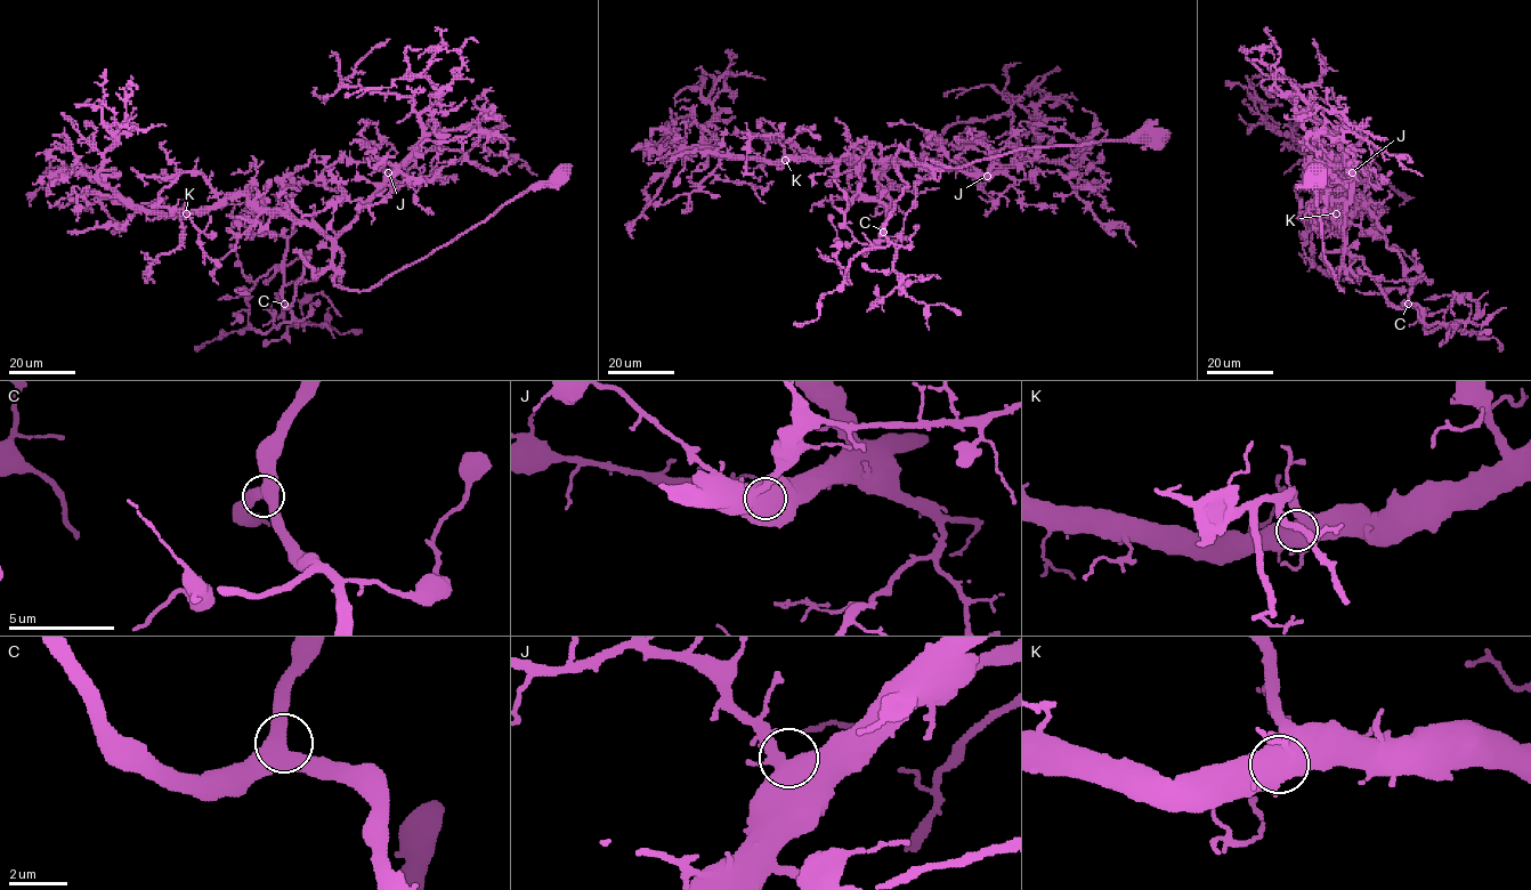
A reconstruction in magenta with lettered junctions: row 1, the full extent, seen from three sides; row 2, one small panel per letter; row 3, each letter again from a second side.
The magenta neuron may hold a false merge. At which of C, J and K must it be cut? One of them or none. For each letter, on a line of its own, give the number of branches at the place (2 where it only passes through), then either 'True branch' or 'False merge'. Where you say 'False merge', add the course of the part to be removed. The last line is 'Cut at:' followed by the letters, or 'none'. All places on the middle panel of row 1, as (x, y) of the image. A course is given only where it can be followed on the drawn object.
C: Branches: 3. True branch
J: Branches: 3. True branch
K: Branches: 3. True branch
Cut at: none

